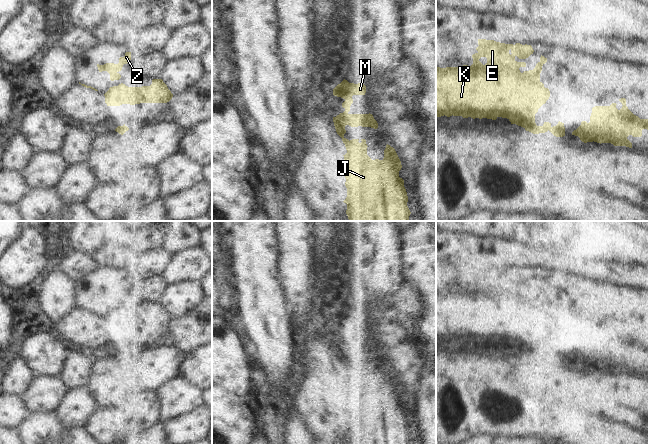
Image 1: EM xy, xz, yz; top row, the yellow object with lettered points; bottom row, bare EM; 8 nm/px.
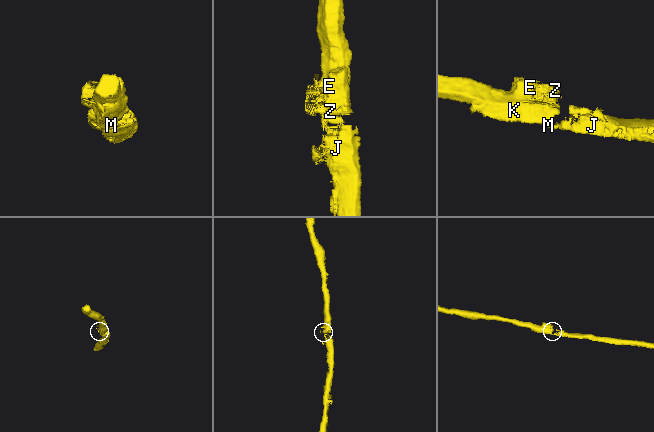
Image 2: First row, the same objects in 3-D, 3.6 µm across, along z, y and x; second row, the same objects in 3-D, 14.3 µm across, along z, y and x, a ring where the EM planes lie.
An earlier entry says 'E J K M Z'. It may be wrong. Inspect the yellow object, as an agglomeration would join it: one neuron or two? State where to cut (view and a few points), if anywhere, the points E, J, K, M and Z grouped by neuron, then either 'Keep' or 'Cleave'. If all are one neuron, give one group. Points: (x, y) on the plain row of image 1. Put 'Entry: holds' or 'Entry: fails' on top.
Entry: holds
No split. Groups: E J K M Z. Keep.

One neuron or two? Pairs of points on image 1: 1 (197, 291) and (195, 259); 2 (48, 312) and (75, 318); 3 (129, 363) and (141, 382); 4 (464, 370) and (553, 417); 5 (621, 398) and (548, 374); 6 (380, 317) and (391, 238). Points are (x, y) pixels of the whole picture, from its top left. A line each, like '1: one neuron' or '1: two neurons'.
1: two neurons
2: two neurons
3: one neuron
4: one neuron
5: two neurons
6: one neuron

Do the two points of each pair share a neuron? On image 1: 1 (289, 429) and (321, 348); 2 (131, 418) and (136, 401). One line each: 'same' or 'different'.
1: different
2: same

